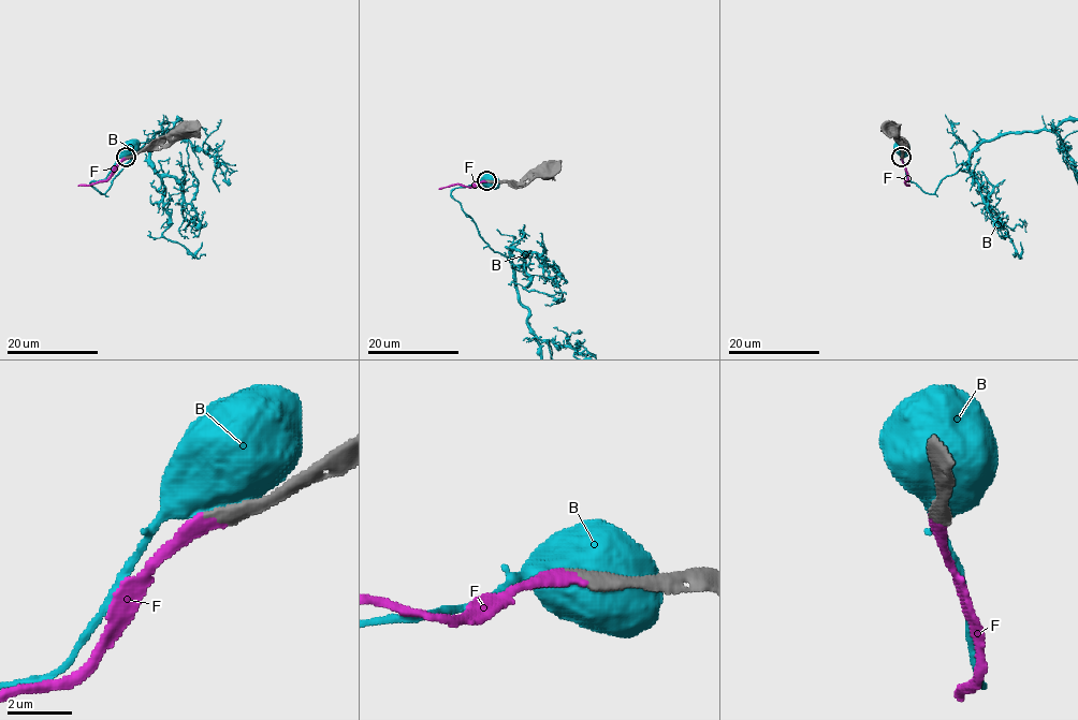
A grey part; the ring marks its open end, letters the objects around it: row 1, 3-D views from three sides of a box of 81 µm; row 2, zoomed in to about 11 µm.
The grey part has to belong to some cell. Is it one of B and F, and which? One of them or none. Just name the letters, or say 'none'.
F

